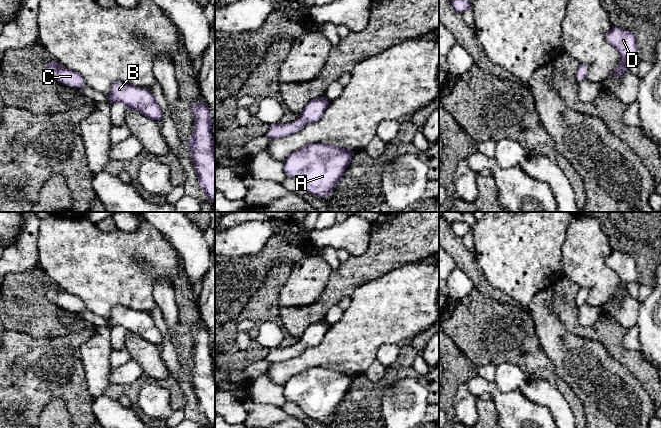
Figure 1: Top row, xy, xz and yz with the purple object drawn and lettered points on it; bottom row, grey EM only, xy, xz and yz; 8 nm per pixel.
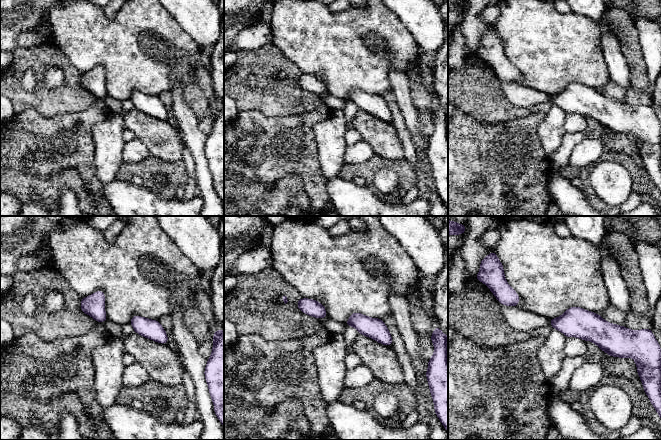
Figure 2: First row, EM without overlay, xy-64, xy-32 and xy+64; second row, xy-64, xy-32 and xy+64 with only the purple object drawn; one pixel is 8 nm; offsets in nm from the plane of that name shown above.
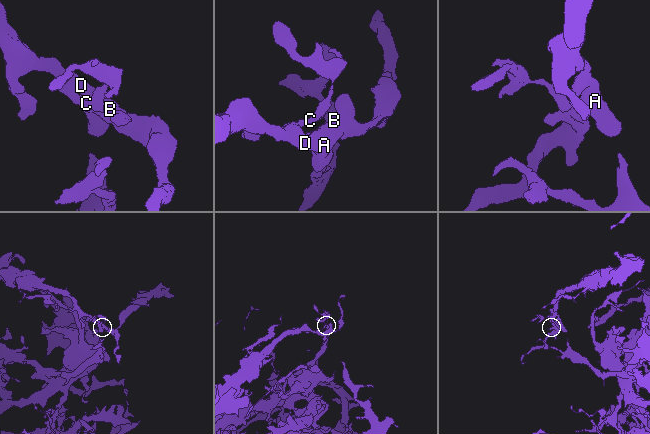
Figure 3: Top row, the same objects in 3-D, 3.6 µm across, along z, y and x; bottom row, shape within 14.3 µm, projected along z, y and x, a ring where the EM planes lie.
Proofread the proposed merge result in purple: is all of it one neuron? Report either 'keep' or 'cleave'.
keep

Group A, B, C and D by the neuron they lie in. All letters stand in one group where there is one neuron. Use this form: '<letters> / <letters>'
A B C D

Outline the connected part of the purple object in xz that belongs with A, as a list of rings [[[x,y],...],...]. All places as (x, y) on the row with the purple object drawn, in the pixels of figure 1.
[[[309,143],[293,151],[285,160],[283,171],[289,178],[296,179],[311,195],[325,198],[330,196],[334,187],[343,177],[351,162],[354,151],[324,143]]]

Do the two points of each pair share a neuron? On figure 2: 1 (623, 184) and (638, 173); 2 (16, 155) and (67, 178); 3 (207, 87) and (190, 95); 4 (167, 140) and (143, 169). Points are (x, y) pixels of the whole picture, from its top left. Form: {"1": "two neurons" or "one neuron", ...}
{"1": "two neurons", "2": "one neuron", "3": "two neurons", "4": "two neurons"}

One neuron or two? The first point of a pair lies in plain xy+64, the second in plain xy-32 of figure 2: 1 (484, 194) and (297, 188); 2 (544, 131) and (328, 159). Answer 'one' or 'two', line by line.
1: two
2: one

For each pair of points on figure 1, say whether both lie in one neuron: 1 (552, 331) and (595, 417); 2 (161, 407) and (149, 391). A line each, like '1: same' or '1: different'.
1: same
2: same

